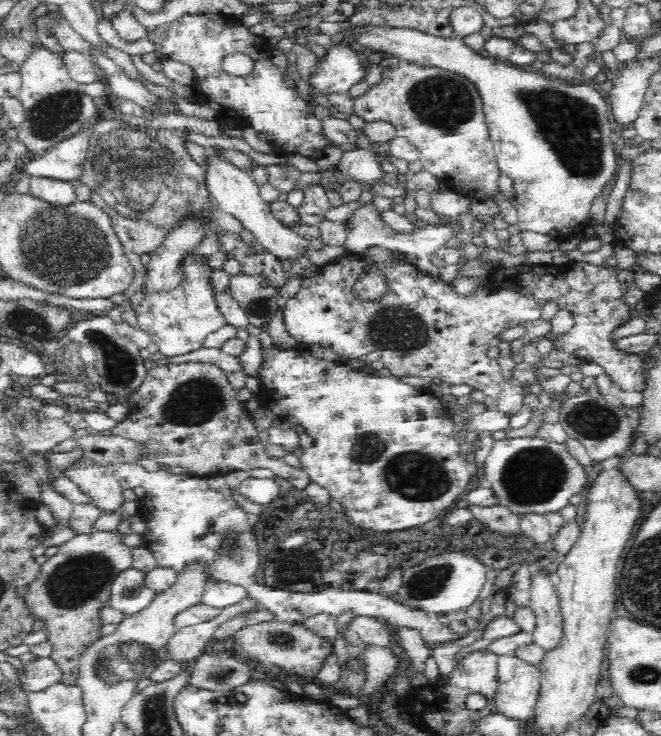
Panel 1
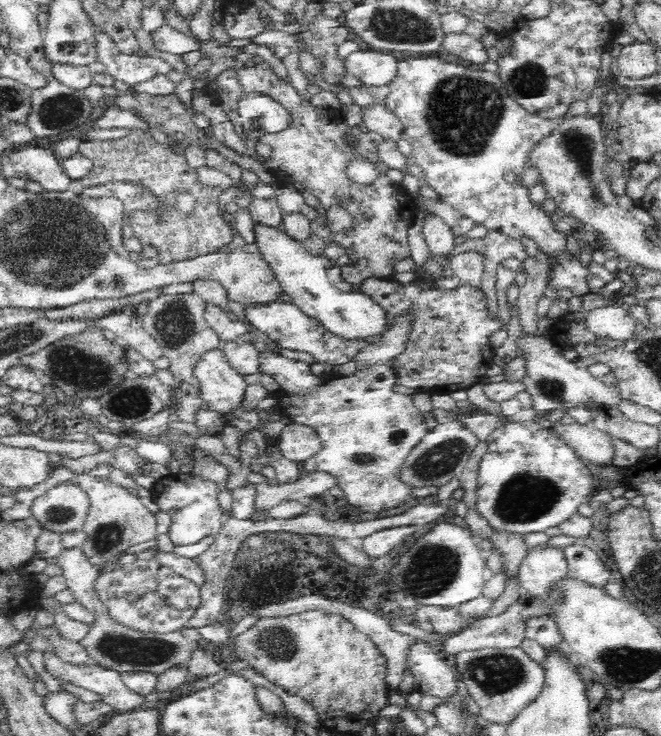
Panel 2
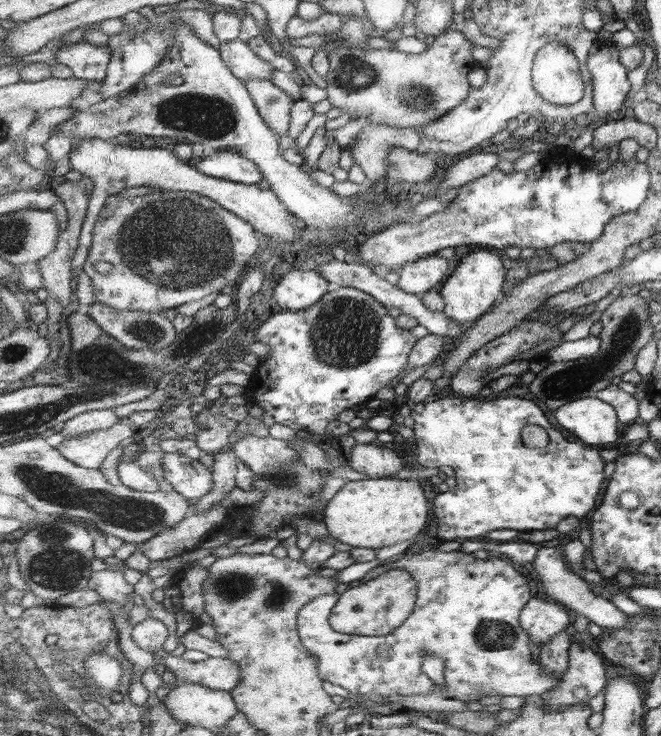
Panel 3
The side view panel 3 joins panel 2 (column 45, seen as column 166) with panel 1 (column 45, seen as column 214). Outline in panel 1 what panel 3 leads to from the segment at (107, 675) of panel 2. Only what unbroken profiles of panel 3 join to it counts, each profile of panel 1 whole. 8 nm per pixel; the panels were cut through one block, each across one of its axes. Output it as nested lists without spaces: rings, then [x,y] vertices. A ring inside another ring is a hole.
[[[52,657],[36,658],[28,662],[23,670],[18,672],[20,687],[28,692],[40,692],[54,684],[59,684],[64,677],[60,667]]]

